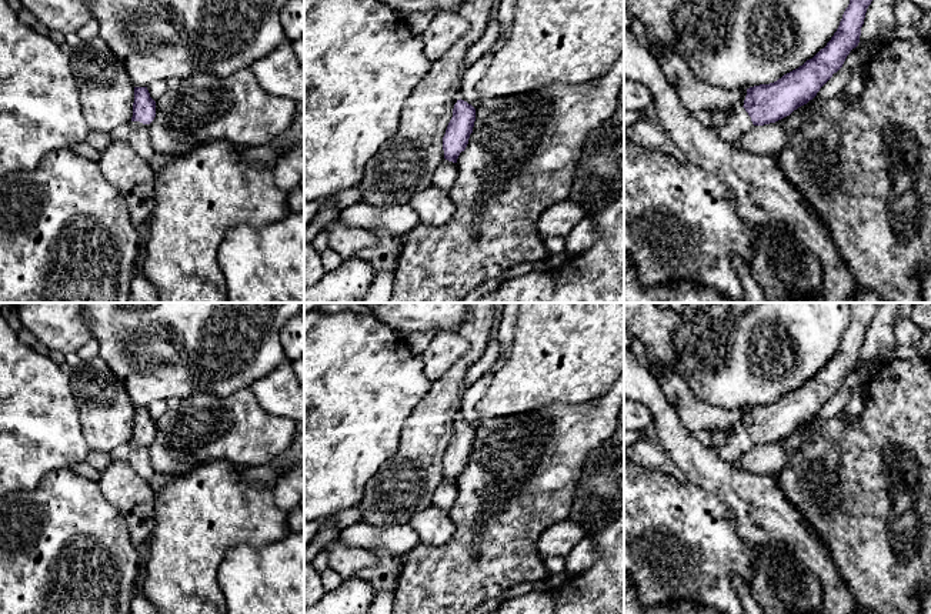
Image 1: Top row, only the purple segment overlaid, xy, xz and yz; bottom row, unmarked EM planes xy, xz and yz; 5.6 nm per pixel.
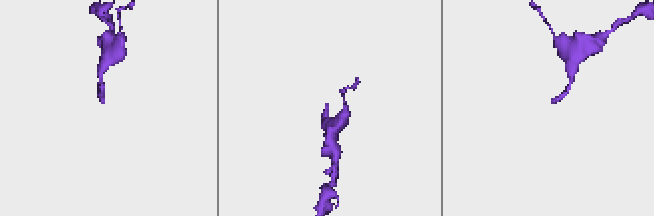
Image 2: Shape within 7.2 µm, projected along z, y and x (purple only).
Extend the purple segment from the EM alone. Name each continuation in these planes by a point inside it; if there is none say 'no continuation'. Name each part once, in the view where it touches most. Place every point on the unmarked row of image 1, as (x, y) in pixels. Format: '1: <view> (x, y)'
1: yz (738, 441)

